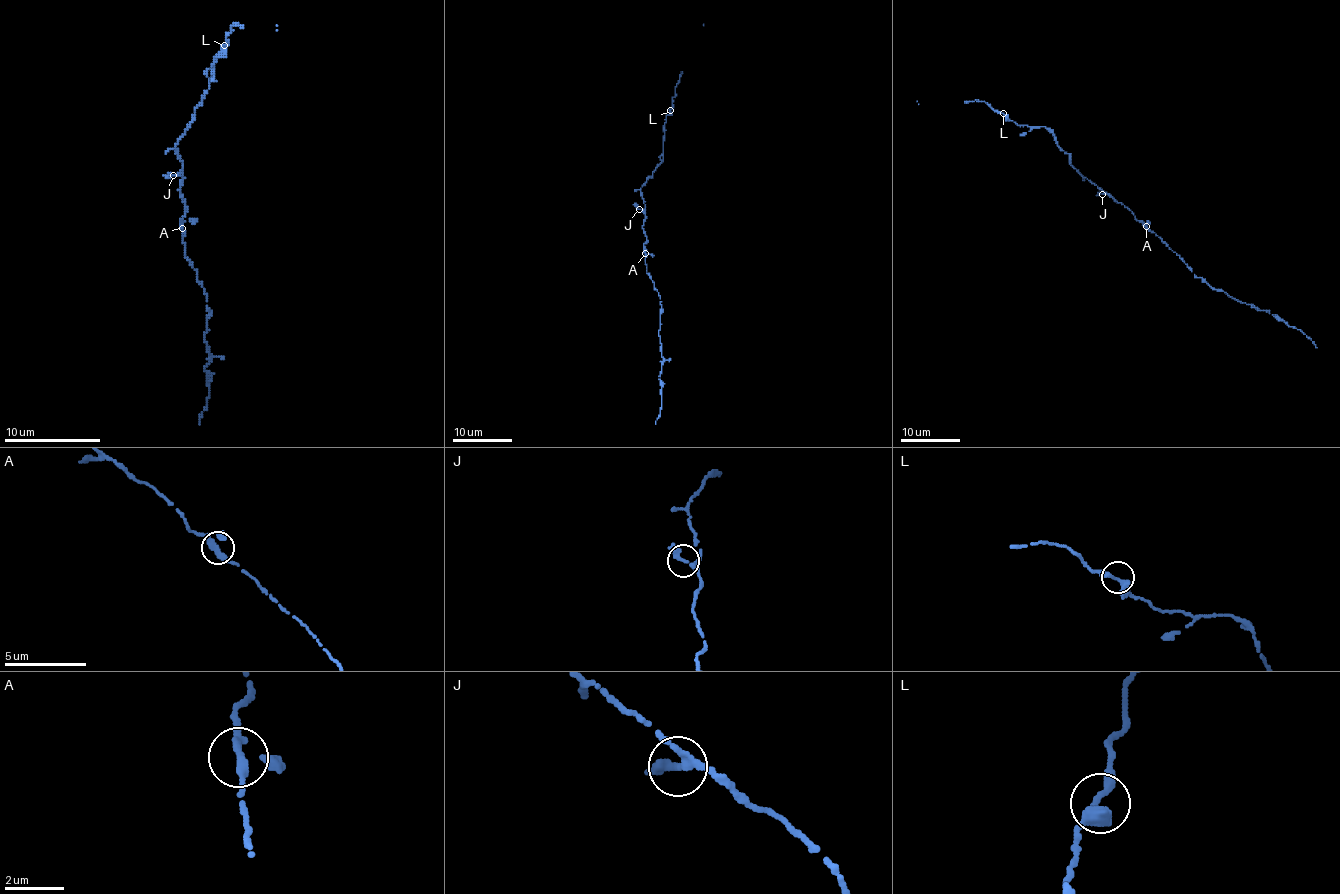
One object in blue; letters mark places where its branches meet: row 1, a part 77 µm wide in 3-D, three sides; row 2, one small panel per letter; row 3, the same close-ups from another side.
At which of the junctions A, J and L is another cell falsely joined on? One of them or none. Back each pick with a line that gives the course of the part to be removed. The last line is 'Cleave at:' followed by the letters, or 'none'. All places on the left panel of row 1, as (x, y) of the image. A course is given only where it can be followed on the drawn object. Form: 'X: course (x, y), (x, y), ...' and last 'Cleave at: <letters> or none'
Cleave at: none

